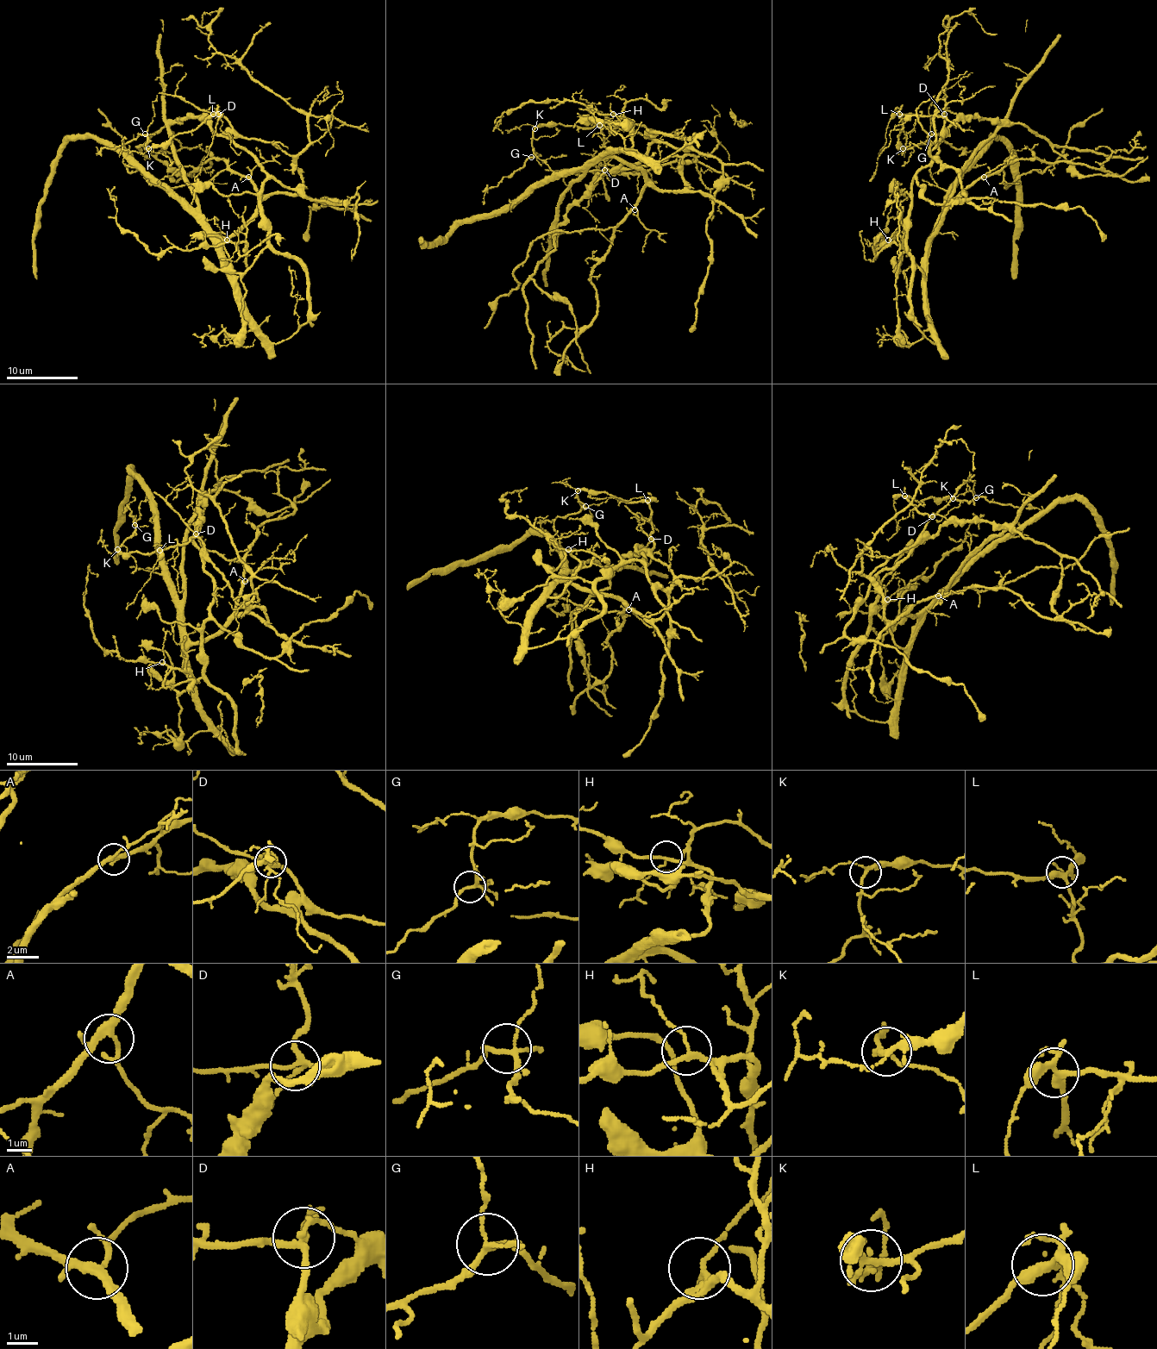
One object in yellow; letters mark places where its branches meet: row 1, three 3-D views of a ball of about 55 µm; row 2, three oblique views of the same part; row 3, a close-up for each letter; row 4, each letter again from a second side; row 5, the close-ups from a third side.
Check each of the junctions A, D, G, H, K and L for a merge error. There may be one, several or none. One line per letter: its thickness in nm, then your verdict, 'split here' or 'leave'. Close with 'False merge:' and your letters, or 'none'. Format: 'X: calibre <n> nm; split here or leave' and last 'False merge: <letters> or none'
A: calibre 240 nm; leave
D: calibre 190 nm; leave
G: calibre 160 nm; leave
H: calibre 170 nm; leave
K: calibre 200 nm; leave
L: calibre 300 nm; leave
False merge: none

